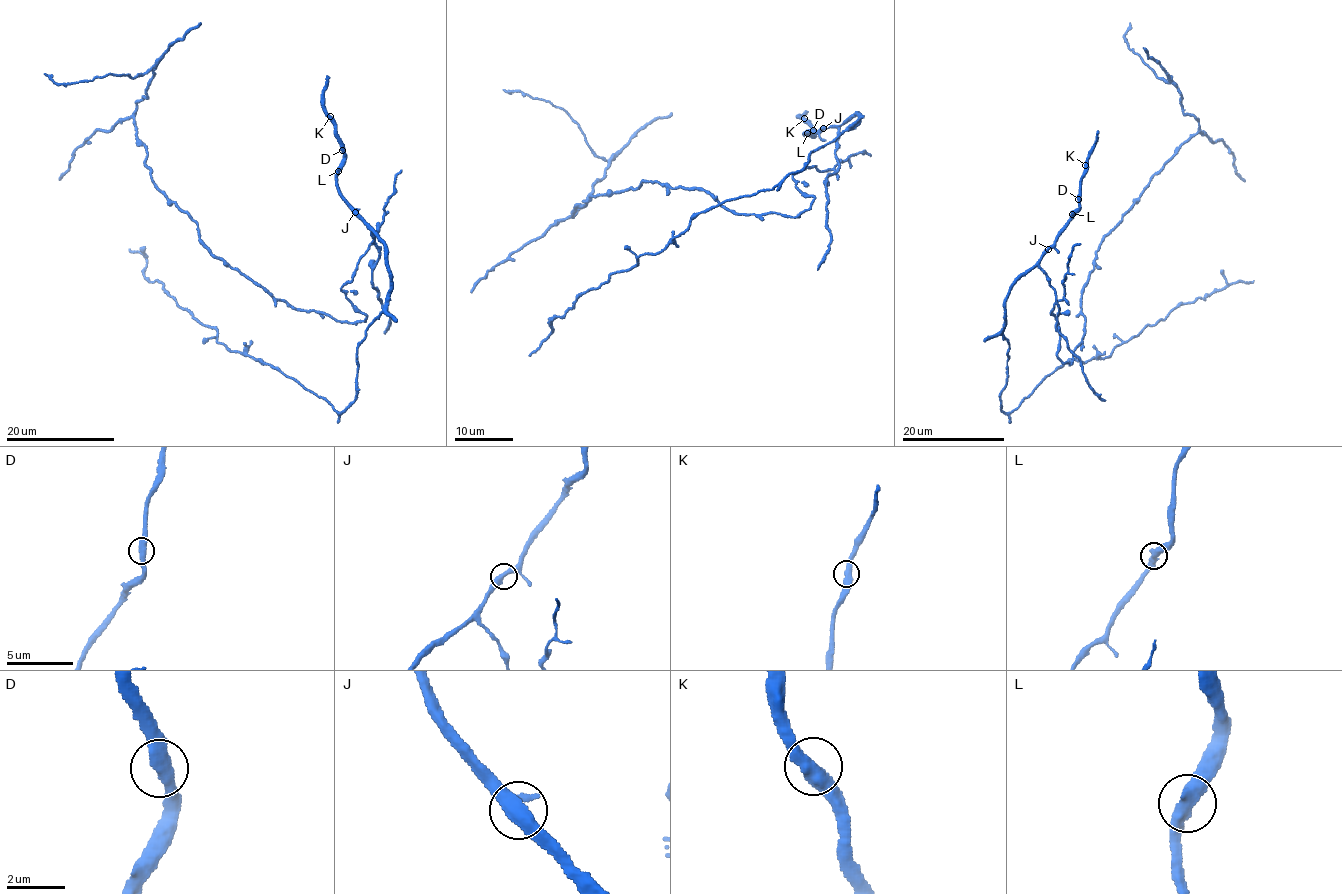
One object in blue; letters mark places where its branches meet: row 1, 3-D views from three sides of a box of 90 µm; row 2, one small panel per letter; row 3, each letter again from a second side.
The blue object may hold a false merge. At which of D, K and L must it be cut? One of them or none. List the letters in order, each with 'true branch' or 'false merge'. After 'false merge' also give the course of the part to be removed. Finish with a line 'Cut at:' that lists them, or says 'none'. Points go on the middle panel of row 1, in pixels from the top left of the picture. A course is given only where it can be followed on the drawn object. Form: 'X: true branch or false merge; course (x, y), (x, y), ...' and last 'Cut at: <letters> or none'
D: true branch
K: true branch
L: false merge; course (807, 133), (859, 115), (775, 187), (703, 211), (579, 296), (529, 355)
Cut at: L

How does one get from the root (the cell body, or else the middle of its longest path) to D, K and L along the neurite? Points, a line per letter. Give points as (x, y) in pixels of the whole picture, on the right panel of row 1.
D: (1063, 299), (1064, 293), (1064, 300), (1057, 303), (1039, 259), (1063, 230), (1071, 211), (1079, 206), (1078, 199)
K: (1063, 299), (1064, 293), (1064, 300), (1057, 303), (1039, 259), (1063, 230), (1071, 211), (1079, 206), (1085, 165)
L: (1063, 299), (1064, 293), (1064, 300), (1057, 303), (1049, 279), (1039, 263), (1072, 214)

